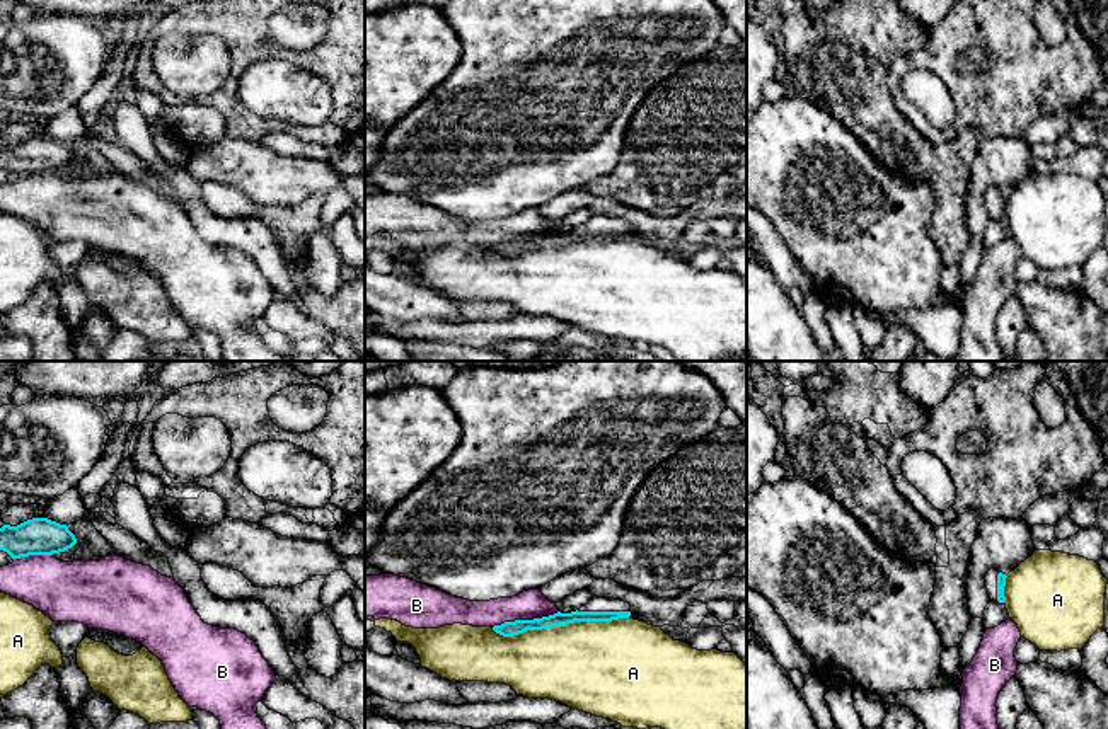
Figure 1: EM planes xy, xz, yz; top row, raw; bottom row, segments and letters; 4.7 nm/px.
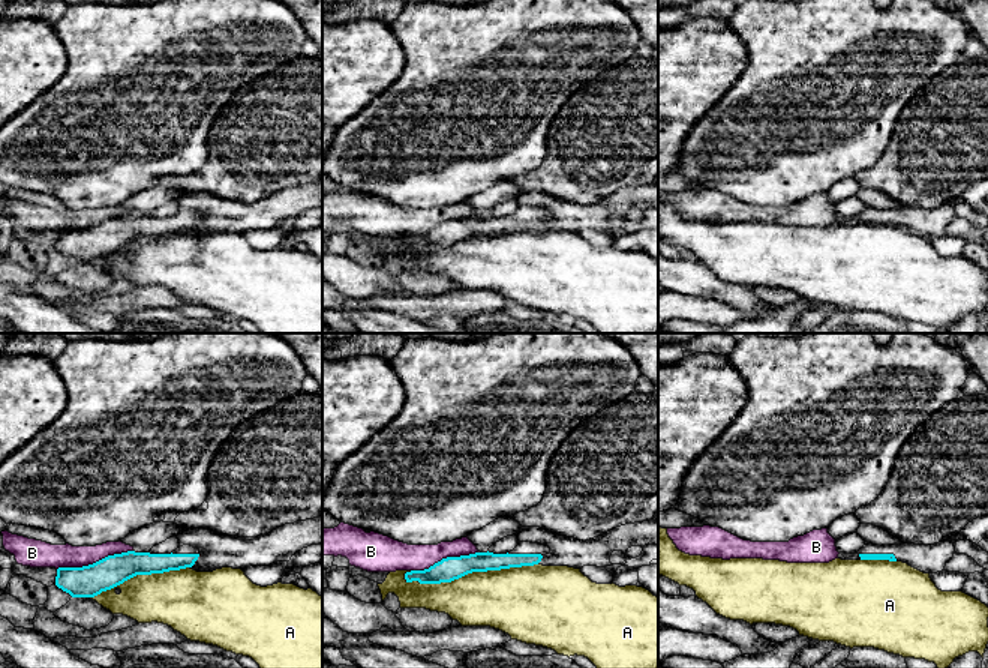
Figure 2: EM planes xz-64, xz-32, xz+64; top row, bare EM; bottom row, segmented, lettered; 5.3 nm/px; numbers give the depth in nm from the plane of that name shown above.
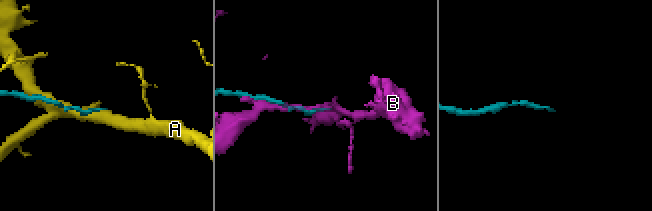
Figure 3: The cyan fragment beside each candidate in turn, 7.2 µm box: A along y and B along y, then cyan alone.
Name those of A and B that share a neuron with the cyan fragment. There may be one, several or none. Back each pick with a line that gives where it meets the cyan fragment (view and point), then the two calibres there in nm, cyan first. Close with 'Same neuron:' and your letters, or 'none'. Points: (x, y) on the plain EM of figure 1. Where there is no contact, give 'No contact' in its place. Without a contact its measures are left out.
Same neuron: none

